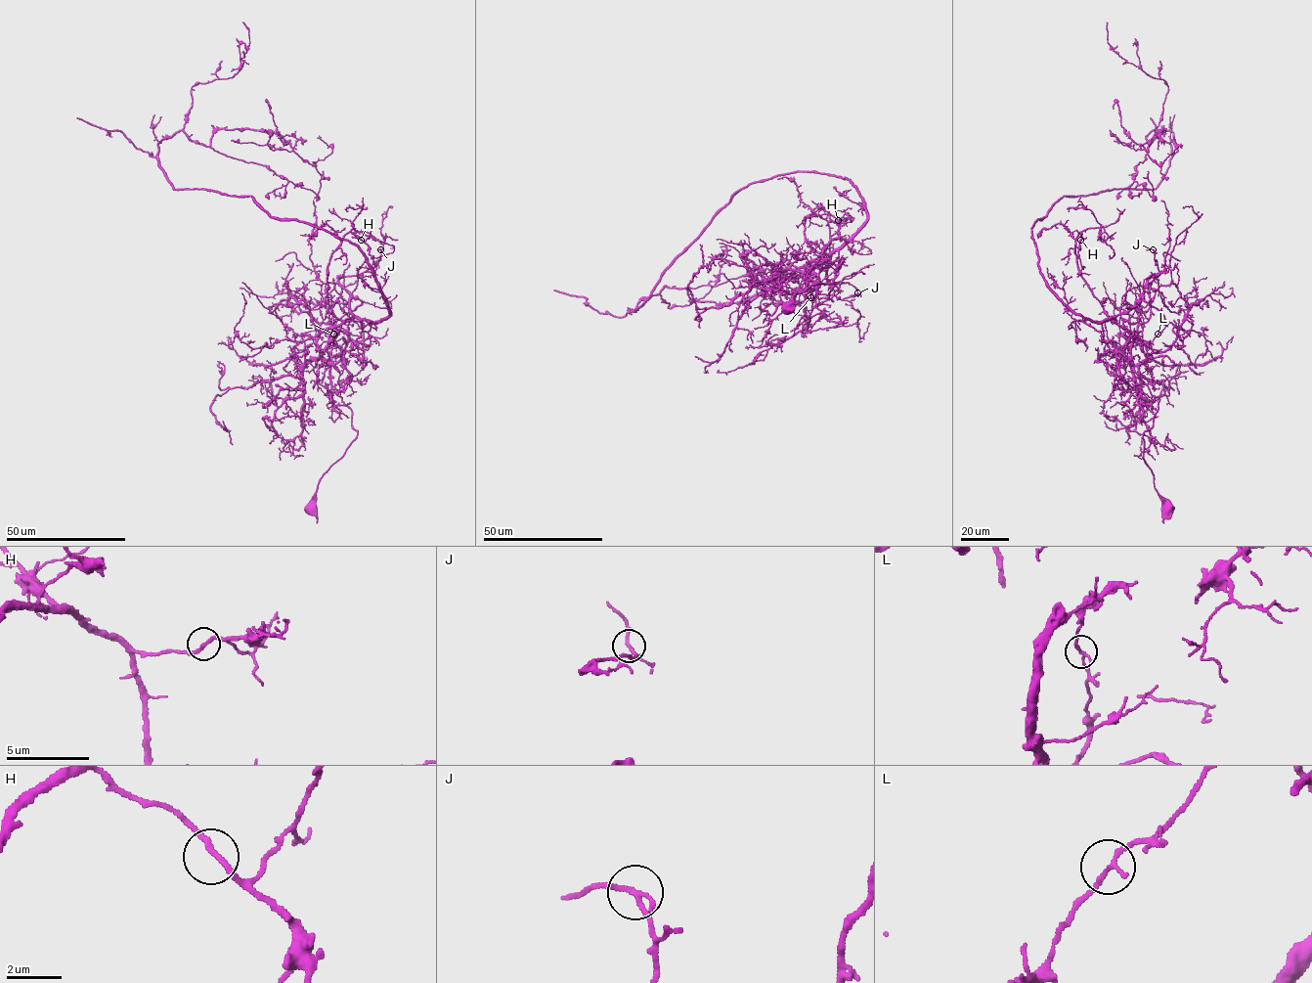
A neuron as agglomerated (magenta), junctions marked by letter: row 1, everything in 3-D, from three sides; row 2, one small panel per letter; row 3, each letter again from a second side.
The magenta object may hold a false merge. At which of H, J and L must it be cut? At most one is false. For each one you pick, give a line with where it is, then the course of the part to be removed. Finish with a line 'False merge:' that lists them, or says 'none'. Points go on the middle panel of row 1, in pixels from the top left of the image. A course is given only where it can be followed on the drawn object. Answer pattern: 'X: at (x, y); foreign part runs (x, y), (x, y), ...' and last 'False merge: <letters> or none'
L: at (810, 297); foreign part runs (810, 297), (867, 209), (793, 172), (742, 188), (634, 308), (776, 288), (794, 313)
False merge: L

